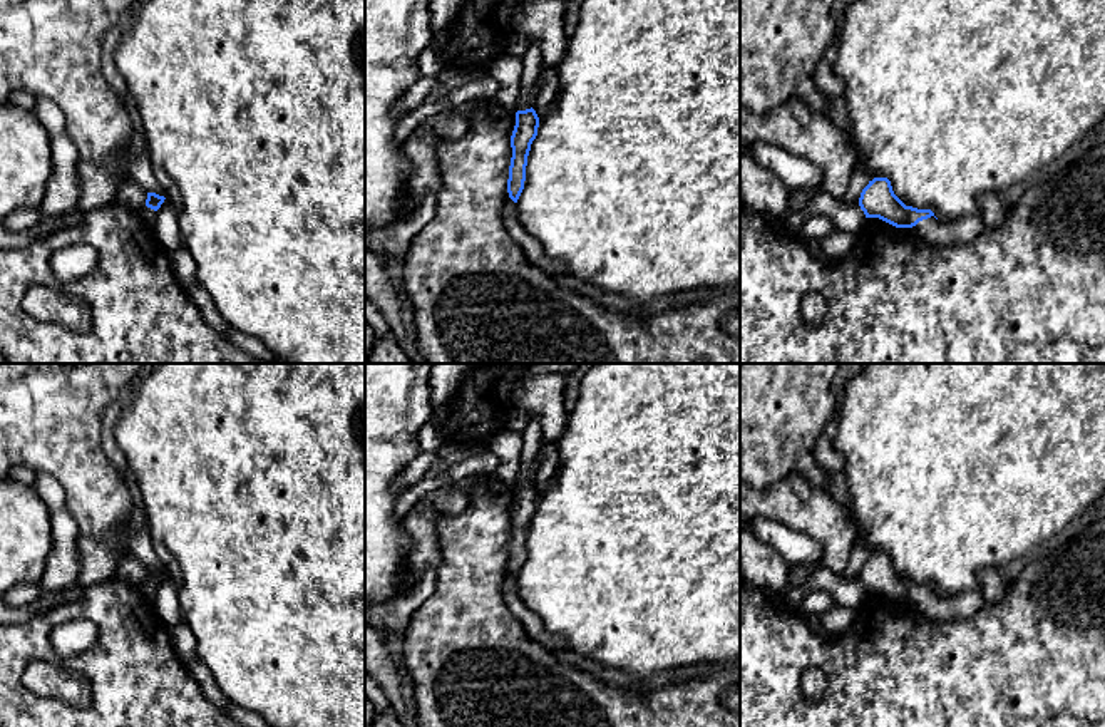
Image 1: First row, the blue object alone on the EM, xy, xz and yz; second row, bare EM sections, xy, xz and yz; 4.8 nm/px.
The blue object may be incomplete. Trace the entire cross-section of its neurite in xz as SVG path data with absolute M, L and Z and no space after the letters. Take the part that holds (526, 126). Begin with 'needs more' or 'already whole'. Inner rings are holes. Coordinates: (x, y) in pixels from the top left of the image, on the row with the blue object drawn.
already whole | M532 107L516 112L516 126L511 136L512 157L507 179L507 193L514 203L517 203L524 189L527 156L537 136L537 127L539 117Z

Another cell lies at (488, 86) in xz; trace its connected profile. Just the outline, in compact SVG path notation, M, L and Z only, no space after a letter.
M486 75L482 79L475 79L459 89L447 89L440 80L425 97L424 104L430 104L434 101L447 99L454 107L459 107L465 102L472 102L481 97L492 99L502 89L501 82L492 75Z

